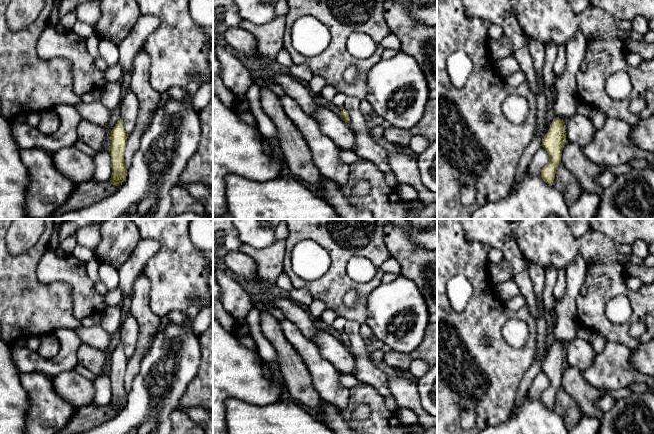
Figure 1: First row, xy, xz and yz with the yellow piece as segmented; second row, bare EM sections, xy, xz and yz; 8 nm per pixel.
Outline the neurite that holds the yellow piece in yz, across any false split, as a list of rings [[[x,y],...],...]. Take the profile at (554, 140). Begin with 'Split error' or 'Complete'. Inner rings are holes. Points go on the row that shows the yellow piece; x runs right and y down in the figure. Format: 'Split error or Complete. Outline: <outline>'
Split error. Outline: [[[578,32],[565,45],[566,68],[563,74],[555,79],[558,117],[552,121],[542,143],[542,147],[546,149],[550,159],[542,168],[541,177],[549,185],[554,183],[556,170],[561,163],[562,150],[566,143],[564,120],[576,114],[576,107],[580,102],[577,96],[575,73],[580,68],[586,48],[587,42],[584,36]]]

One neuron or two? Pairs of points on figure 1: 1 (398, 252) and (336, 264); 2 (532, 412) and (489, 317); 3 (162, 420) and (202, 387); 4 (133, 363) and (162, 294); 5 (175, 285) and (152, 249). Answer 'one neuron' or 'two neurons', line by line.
1: two neurons
2: two neurons
3: two neurons
4: two neurons
5: two neurons

